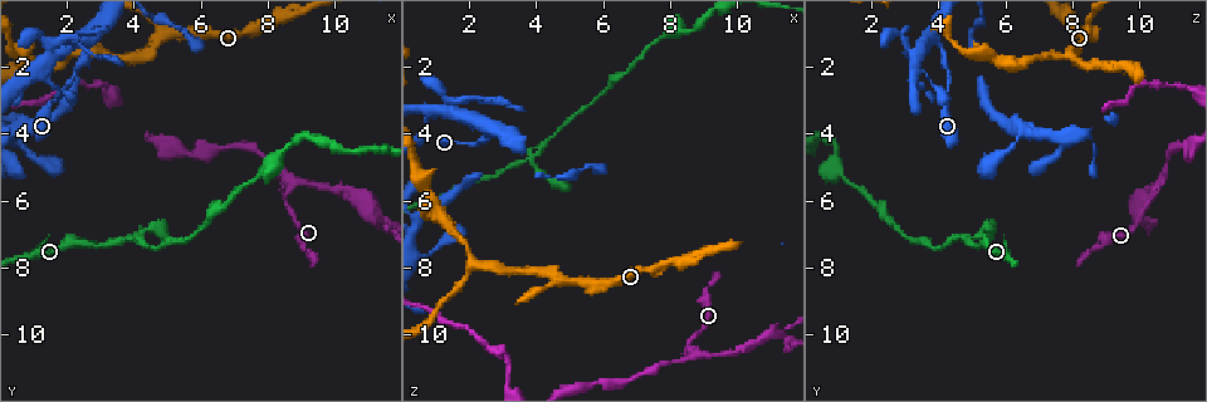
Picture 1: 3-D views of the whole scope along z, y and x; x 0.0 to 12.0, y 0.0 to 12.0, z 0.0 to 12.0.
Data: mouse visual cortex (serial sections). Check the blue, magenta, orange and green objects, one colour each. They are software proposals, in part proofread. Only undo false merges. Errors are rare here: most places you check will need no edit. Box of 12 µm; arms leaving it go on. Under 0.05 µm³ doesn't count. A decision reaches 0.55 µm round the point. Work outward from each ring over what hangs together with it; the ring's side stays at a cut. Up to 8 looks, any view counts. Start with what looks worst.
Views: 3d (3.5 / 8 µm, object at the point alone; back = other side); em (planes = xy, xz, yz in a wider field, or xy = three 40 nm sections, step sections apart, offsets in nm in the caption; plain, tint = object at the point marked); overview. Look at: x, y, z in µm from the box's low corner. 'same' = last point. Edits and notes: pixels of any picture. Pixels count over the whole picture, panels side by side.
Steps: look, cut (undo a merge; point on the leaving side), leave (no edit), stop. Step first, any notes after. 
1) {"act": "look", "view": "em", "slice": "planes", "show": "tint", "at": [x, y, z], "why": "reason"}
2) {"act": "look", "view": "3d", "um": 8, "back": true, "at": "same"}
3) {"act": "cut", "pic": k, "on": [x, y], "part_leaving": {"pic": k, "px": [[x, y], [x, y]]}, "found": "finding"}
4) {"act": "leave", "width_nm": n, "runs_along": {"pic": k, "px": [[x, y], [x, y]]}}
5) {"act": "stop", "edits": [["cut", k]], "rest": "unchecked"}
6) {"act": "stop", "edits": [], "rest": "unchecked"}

{"act": "look", "view": "3d", "um": 3.5, "at": [8.5, 5.8, 10.4], "why": "two arms in line, one across"}

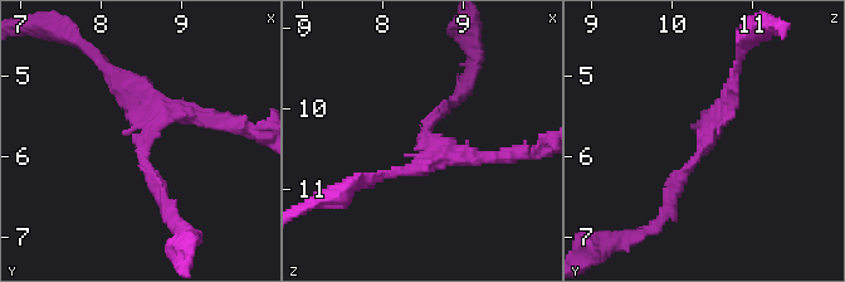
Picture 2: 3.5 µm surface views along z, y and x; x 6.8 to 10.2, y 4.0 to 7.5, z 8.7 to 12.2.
{"act": "look", "view": "em", "slice": "xy", "step": 1, "show": "tint", "at": [8.60, 5.75, 10.40]}

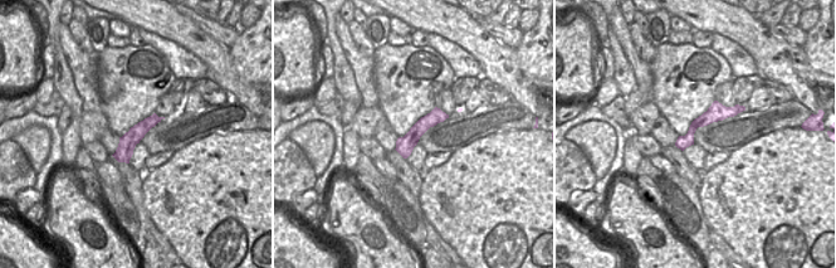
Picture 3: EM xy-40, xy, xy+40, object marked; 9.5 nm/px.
{"act": "look", "view": "em", "slice": "planes", "show": "tint", "at": "same", "why": "cut it another way"}

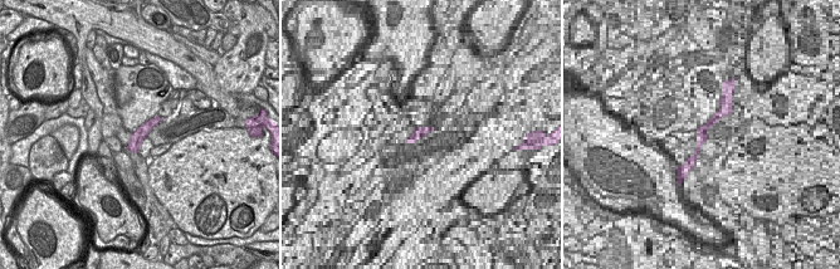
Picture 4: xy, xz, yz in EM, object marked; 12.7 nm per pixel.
{"act": "leave", "arms": 3, "runs_along": {"pic": 2, "px": [[667, 205], [734, 73]]}, "found": "all the same cell"}

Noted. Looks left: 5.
{"act": "look", "view": "3d", "um": 3.5, "at": [10.8, 6.0, 10.1], "why": "two arms at a narrow angle"}

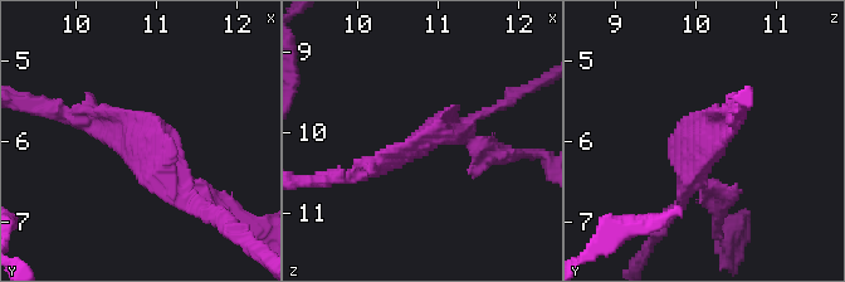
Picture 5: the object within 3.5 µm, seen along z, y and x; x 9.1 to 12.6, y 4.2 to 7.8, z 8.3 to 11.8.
{"act": "look", "view": "em", "slice": "planes", "show": "tint", "at": [10.75, 6.05, 10.10], "why": "need the tissue"}

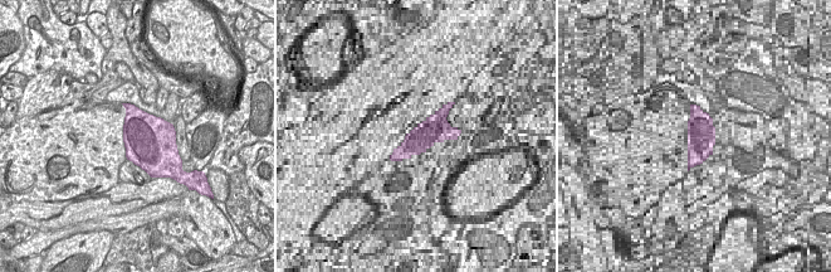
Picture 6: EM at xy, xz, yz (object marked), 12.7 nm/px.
{"act": "look", "view": "em", "slice": "xy", "step": 5, "show": "tint", "at": "same"}

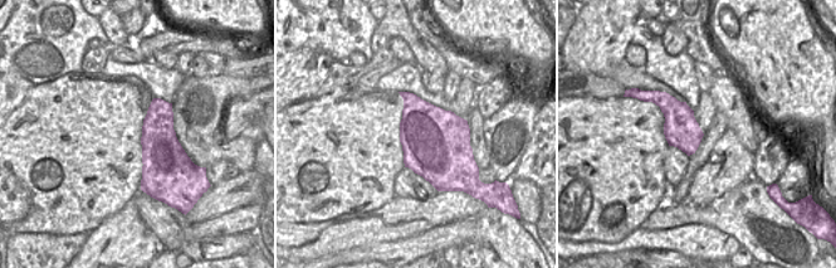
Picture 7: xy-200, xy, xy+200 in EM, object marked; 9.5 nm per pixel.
{"act": "leave", "runs_along": {"pic": 5, "px": [[73, 116], [200, 185]]}, "found": "continuous, no second cell"}

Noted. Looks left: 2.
{"act": "look", "view": "3d", "um": 8, "back": true, "at": [3.8, 7.2, 4.7], "why": "three arms meet"}

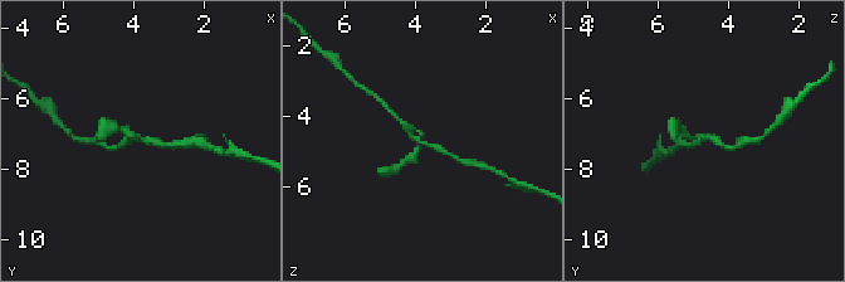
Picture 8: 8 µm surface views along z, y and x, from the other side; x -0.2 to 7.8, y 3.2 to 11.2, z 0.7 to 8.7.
{"act": "look", "view": "em", "slice": "planes", "show": "tint", "at": [3.7, 7.2, 4.8], "arms": 3, "arm_widths_nm": [150, 200, 200]}

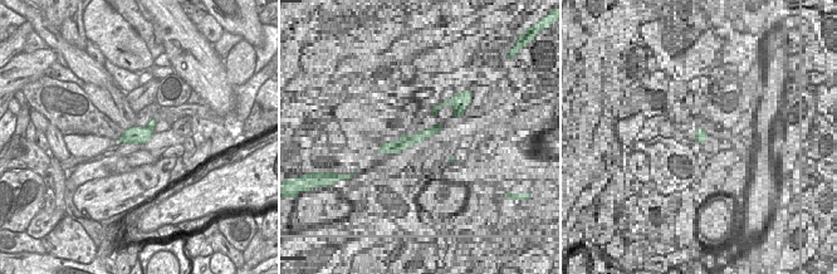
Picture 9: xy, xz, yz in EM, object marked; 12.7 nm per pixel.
{"act": "leave", "width_nm": 220, "runs_along": {"pic": 8, "px": [[455, 157], [413, 137], [400, 121]]}, "found": "continuous, no second cell"}

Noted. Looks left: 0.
{"act": "stop", "edits": [], "rest": "unchecked"}

